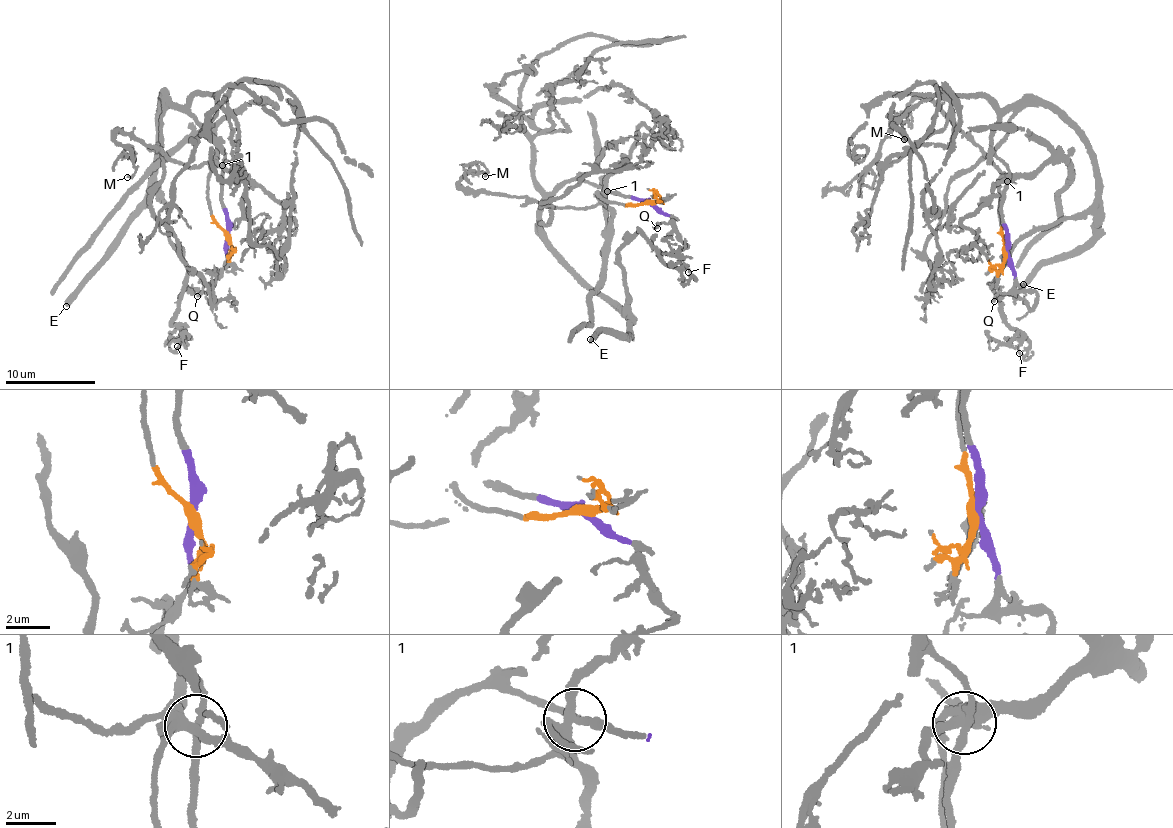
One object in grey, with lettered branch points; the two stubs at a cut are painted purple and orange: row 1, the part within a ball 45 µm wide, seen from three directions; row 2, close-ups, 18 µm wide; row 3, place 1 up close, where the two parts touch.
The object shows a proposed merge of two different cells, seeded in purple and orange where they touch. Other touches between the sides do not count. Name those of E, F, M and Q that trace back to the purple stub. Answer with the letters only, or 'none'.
E, F, Q

